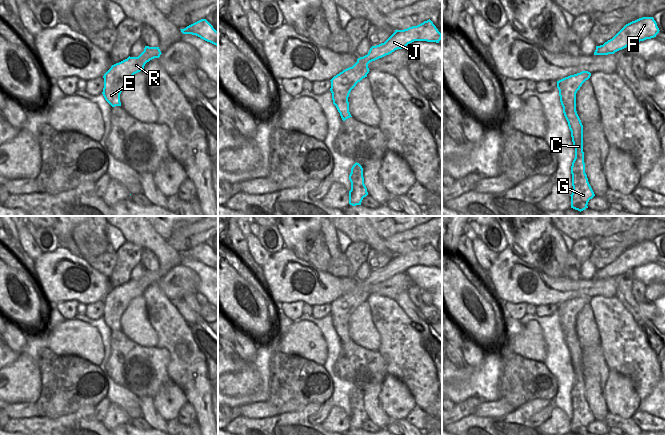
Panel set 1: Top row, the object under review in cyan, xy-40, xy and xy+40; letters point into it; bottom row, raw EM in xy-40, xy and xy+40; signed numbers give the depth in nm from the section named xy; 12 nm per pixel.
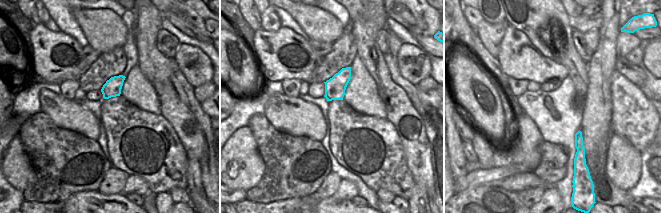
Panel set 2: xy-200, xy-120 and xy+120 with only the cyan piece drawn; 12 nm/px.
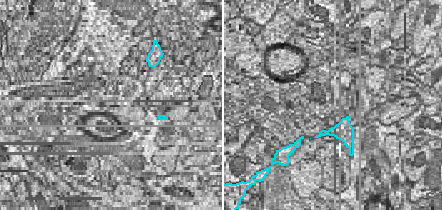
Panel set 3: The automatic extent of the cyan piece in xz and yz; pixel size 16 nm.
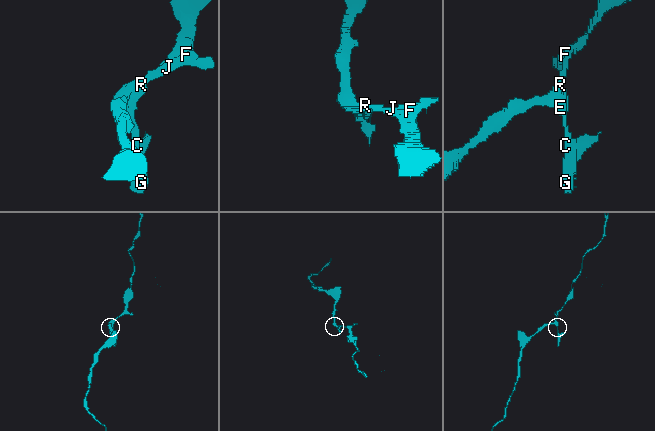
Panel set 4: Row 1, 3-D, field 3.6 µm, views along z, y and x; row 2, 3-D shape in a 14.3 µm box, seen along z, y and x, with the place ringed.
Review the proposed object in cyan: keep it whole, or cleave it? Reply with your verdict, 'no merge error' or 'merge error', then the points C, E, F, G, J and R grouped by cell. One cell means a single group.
merge error; groups C G / E F J R

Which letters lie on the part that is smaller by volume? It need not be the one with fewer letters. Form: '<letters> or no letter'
C, G

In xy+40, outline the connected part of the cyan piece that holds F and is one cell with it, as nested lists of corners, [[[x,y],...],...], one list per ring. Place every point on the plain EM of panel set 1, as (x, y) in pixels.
[[[642,241],[626,248],[612,263],[596,270],[594,279],[608,279],[636,266],[656,261],[659,252],[653,241]]]

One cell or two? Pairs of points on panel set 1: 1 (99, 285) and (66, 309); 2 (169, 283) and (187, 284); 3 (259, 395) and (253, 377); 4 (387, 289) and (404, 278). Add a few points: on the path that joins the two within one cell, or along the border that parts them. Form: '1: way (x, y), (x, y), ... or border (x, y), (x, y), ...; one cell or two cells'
1: border (78, 302), (59, 301), (56, 304); two cells
2: way (173, 283), (183, 283); one cell
3: border (255, 364), (259, 384), (249, 394), (234, 396); two cells
4: way (391, 287), (400, 281); one cell

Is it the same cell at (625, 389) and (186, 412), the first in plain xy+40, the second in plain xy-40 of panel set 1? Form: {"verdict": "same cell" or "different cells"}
{"verdict": "different cells"}

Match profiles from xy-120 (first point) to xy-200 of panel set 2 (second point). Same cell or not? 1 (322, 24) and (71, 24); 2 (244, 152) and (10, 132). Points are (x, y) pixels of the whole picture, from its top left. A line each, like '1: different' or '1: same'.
1: different
2: different

